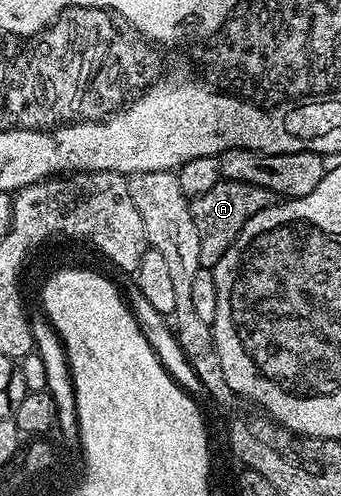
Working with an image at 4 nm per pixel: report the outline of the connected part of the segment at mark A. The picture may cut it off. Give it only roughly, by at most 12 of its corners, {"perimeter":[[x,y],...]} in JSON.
{"perimeter":[[218,181],[190,203],[199,266],[216,267],[276,194]]}

